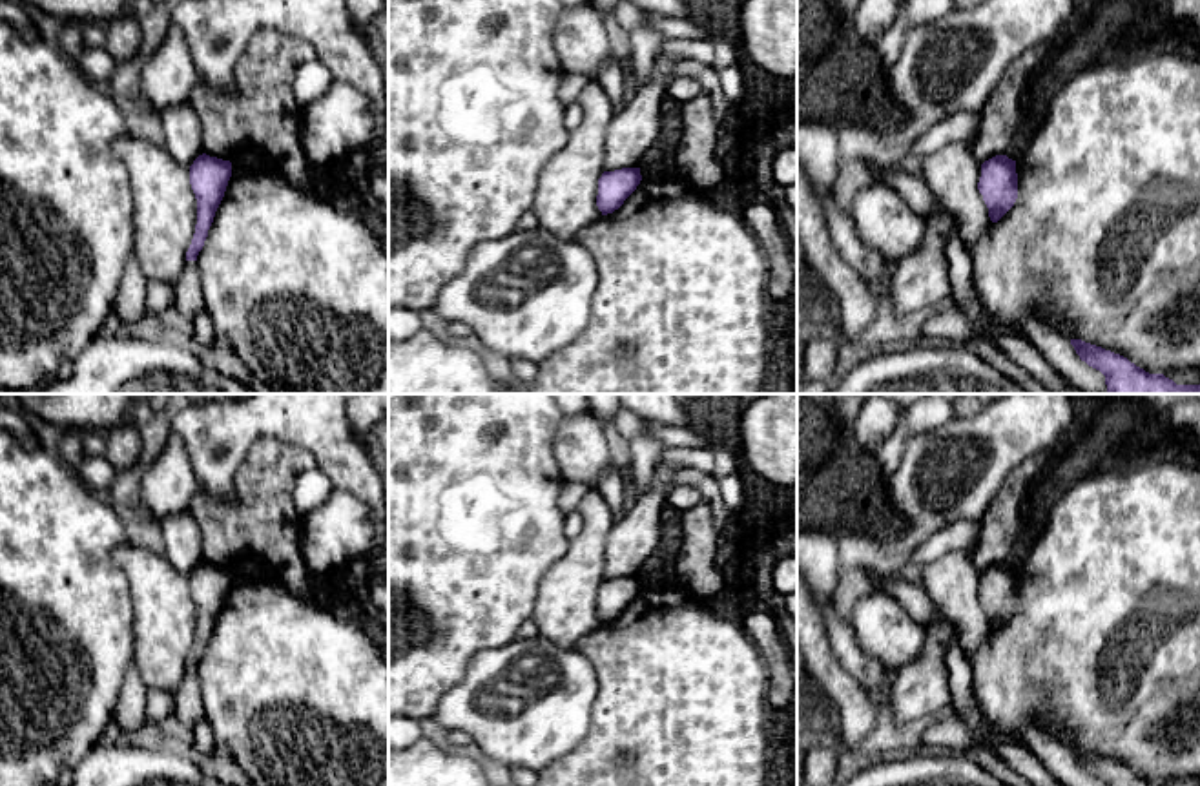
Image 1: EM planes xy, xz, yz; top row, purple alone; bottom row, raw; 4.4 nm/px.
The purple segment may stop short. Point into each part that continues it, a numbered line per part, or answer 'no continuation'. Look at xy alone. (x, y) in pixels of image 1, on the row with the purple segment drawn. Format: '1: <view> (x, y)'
no continuation

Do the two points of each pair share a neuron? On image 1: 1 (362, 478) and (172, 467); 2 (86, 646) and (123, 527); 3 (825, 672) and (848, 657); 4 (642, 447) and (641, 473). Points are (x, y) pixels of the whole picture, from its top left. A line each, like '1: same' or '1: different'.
1: different
2: same
3: different
4: same

